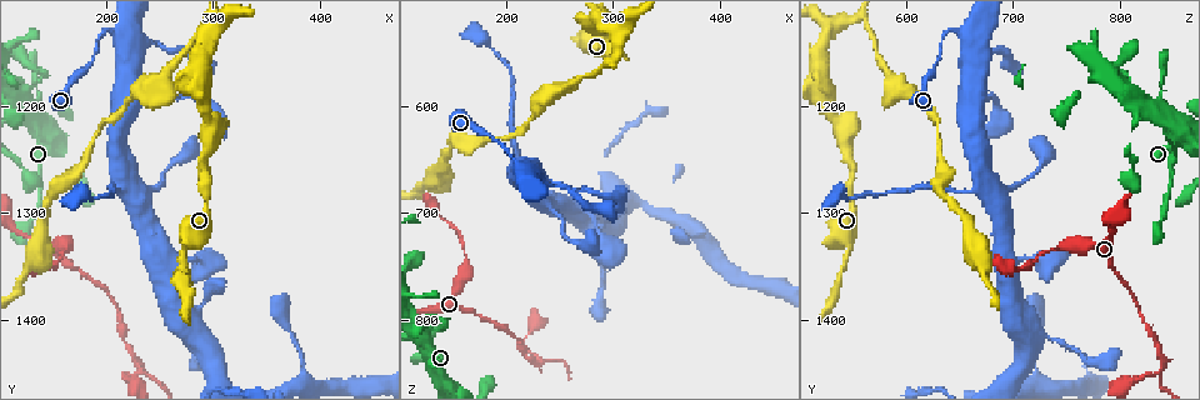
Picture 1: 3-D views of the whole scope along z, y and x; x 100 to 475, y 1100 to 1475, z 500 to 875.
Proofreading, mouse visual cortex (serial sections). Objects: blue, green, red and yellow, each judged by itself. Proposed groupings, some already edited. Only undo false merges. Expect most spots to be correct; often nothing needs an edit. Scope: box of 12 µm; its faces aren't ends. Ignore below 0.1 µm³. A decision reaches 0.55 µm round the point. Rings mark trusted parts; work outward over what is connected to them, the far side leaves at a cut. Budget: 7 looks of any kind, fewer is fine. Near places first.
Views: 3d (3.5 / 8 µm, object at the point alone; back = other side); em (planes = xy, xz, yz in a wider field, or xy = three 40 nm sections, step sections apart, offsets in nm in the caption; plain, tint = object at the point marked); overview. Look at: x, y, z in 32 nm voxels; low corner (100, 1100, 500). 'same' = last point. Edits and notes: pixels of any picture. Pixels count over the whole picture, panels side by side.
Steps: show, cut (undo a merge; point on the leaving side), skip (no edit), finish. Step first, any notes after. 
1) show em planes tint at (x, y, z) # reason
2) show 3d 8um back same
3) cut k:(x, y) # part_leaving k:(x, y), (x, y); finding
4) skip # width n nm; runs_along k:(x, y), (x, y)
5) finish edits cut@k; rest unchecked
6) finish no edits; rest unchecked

show 3d 3.5um at (232, 1446, 842) # three-way junction

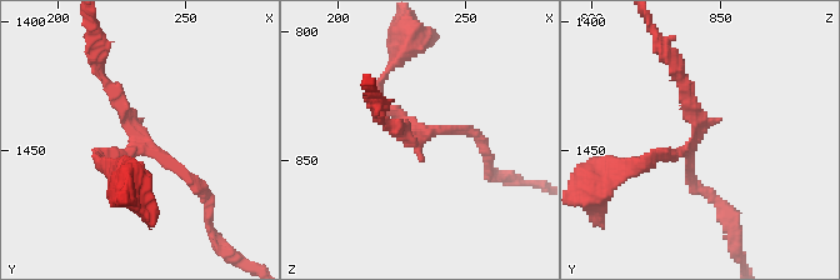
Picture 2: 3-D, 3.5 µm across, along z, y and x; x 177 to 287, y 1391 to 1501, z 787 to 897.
show em planes tint at (235, 1448, 840) # arms 3; arm_widths 150, 150, 200 nm; shape alone is not enough

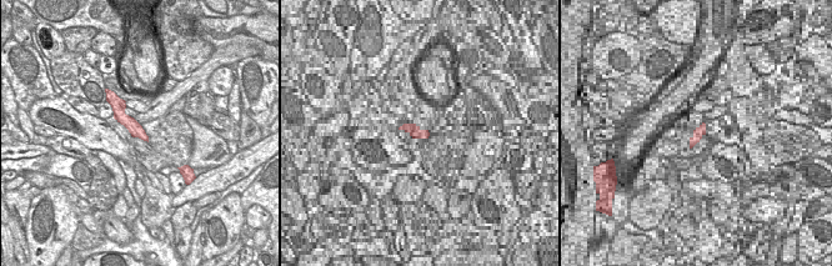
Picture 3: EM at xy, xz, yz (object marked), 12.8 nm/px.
show em xy step 3 tint same

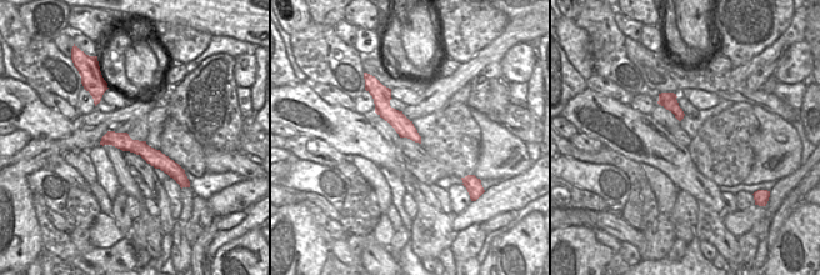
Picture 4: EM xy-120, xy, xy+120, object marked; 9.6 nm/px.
skip # runs_along 4:(104, 140), (121, 140), (174, 165); all the same cell

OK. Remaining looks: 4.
show 3d 3.5um at (198, 1130, 638) # sharp bend

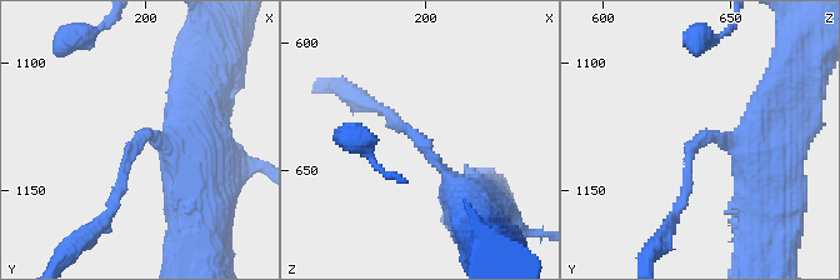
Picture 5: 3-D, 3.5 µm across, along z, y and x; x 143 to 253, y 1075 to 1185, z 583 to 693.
show em xy step 3 tint at (199, 1132, 639) # need the tissue

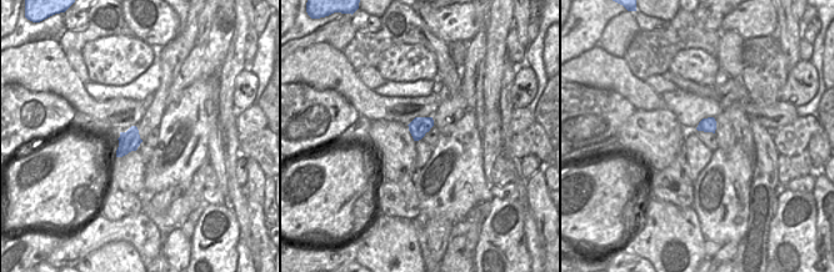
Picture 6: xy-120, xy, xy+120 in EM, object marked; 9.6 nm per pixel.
skip # all the same cell

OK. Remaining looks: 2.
finish no edits; rest unchecked

